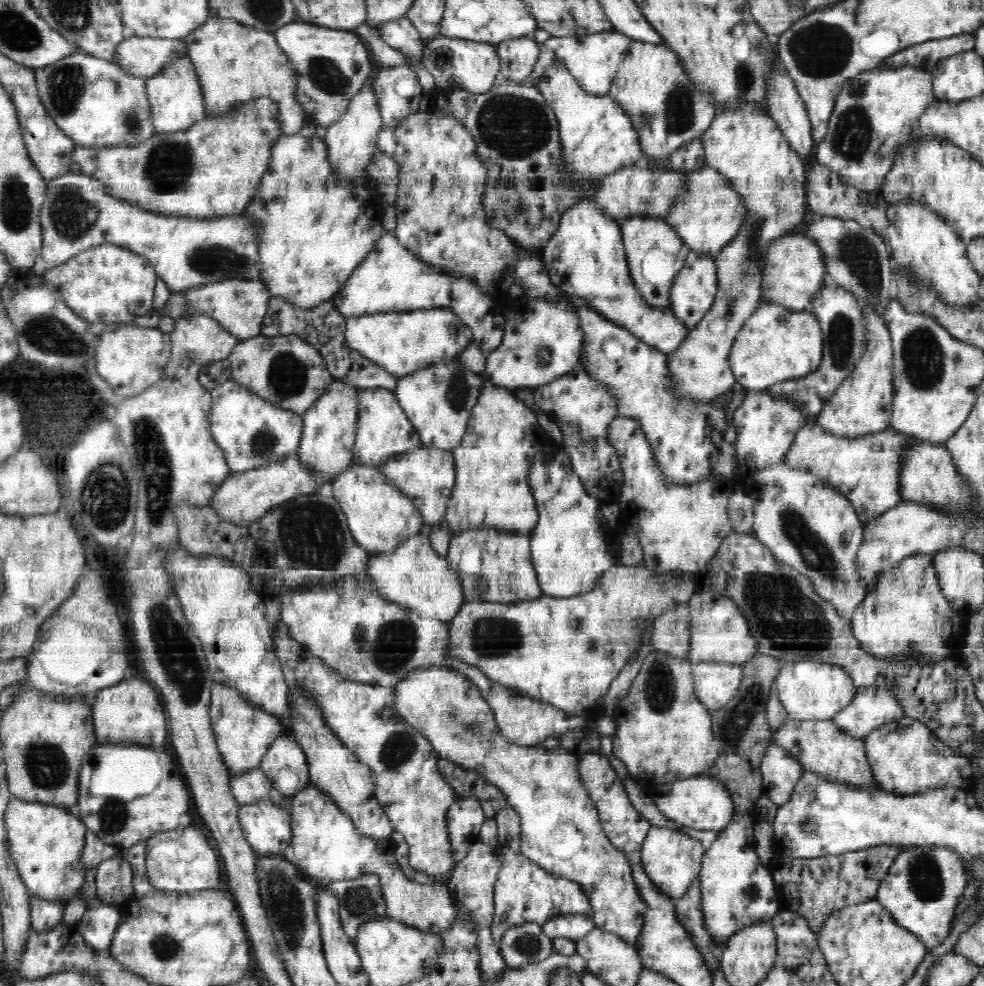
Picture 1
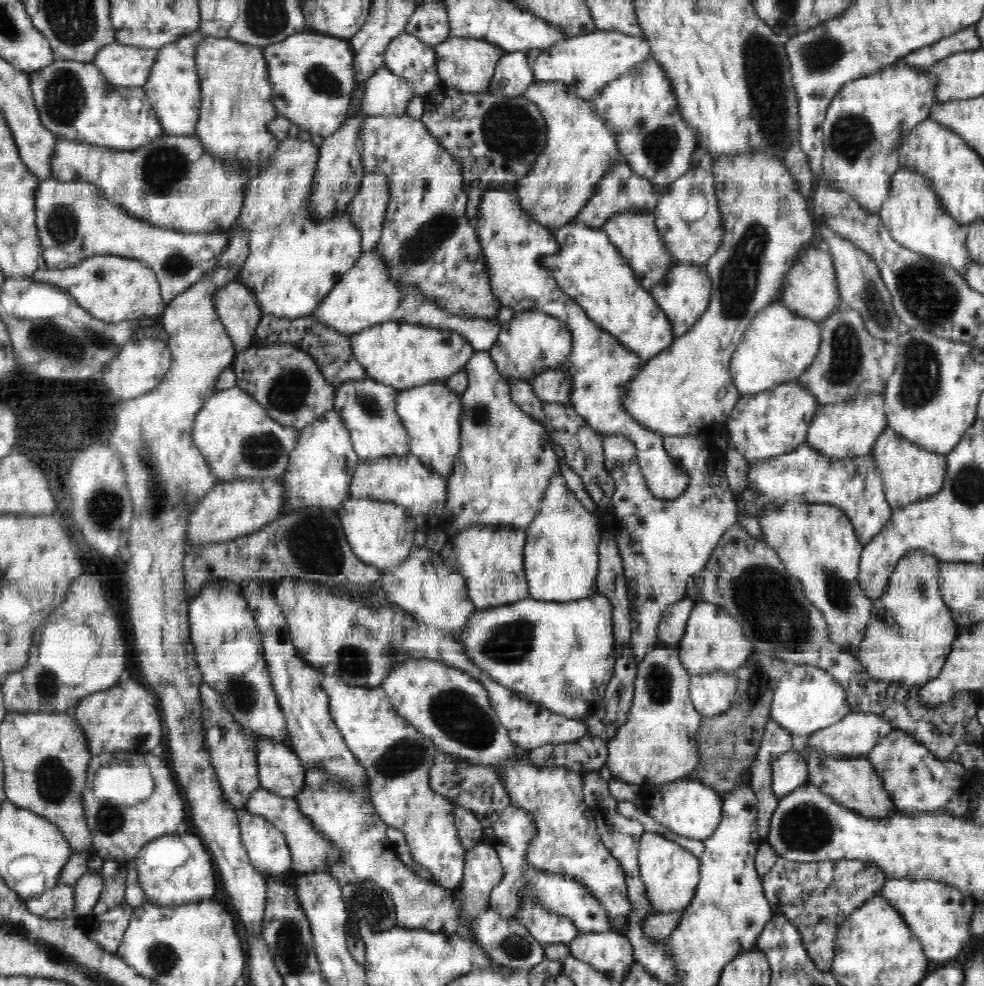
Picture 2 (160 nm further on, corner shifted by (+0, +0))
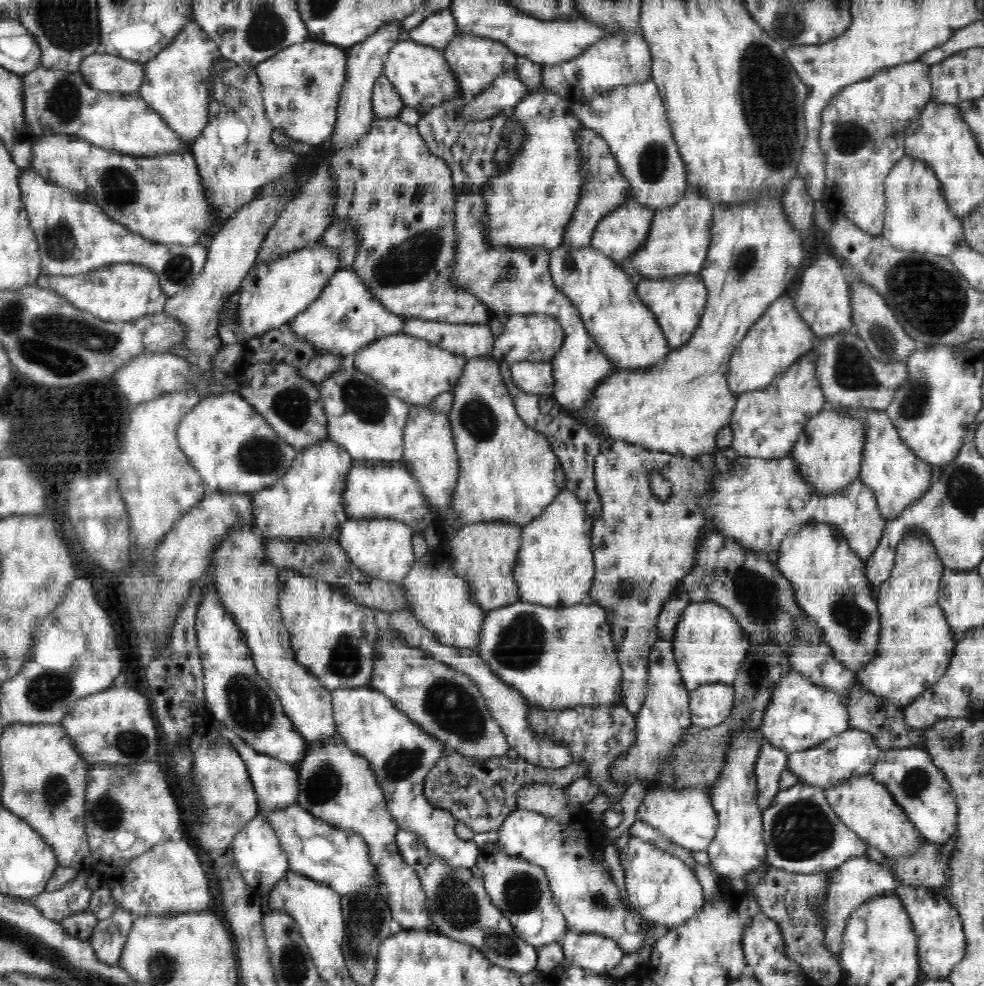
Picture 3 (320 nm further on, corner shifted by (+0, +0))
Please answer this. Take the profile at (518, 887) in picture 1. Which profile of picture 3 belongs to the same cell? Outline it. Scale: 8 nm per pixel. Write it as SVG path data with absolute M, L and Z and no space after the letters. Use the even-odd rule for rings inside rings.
M517 808L506 816L497 833L497 842L503 852L544 869L548 877L553 901L562 911L568 925L568 931L597 933L612 938L625 955L642 950L642 946L646 942L646 925L644 925L643 916L624 904L620 887L612 880L609 867L604 868L598 861L590 860L590 851L587 844L580 840L572 827L564 829L556 820L548 819L548 817L534 811Z

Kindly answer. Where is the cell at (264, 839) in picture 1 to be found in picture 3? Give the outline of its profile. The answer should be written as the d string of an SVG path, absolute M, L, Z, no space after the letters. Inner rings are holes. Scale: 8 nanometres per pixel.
M257 814L248 821L248 824L244 825L244 828L240 829L231 845L231 854L233 863L238 867L246 884L264 897L289 871L288 855L280 847L272 825L260 814Z

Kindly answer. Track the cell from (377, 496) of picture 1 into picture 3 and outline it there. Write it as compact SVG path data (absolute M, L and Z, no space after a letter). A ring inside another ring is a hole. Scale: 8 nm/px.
M350 518L338 532L339 545L345 554L362 572L375 580L384 582L402 581L406 578L412 564L415 562L412 551L412 536L414 532L410 526L390 518Z

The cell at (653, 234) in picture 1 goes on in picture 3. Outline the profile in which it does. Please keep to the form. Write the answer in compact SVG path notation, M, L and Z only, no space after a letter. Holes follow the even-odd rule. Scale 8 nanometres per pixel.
M628 198L604 216L604 219L600 220L600 224L596 225L590 246L616 263L630 260L636 252L640 252L640 248L644 248L644 242L648 240L648 234L650 234L655 211L655 209L645 207L634 199Z

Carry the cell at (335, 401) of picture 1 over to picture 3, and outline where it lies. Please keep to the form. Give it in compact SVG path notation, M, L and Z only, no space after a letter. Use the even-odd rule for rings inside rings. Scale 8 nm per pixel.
M322 440L314 446L308 446L297 453L288 472L269 488L253 494L252 513L253 526L262 534L263 542L277 538L278 540L312 540L312 538L333 538L338 535L341 526L349 519L343 504L343 492L348 471L353 458L345 449L330 440Z

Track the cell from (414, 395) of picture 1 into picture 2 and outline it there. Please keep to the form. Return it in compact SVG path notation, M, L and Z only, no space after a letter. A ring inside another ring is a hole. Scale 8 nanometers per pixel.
M434 382L434 384L422 384L416 388L398 390L396 408L400 418L403 420L404 428L407 430L409 440L409 453L413 454L426 467L431 468L438 476L448 478L456 460L456 454L460 452L460 415L461 395L456 394L445 382Z

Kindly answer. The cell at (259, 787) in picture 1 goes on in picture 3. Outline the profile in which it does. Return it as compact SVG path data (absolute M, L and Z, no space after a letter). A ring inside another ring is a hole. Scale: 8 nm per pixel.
M298 804L280 808L280 810L262 810L257 812L272 825L280 847L288 855L289 870L300 873L312 880L327 883L340 896L350 892L374 891L376 869L370 861L368 846L360 834L352 834L312 816Z

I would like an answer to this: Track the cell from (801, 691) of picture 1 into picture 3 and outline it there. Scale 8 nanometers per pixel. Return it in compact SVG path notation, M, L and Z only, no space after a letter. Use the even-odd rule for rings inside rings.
M794 670L784 674L774 687L759 730L772 747L788 754L802 752L825 744L830 738L849 730L848 708L833 690L812 684Z

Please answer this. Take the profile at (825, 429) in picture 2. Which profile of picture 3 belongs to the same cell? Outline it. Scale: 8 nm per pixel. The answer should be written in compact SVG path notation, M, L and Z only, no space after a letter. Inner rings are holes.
M825 408L806 422L789 456L799 465L803 479L811 484L818 496L830 496L859 478L864 441L863 422L859 418Z

